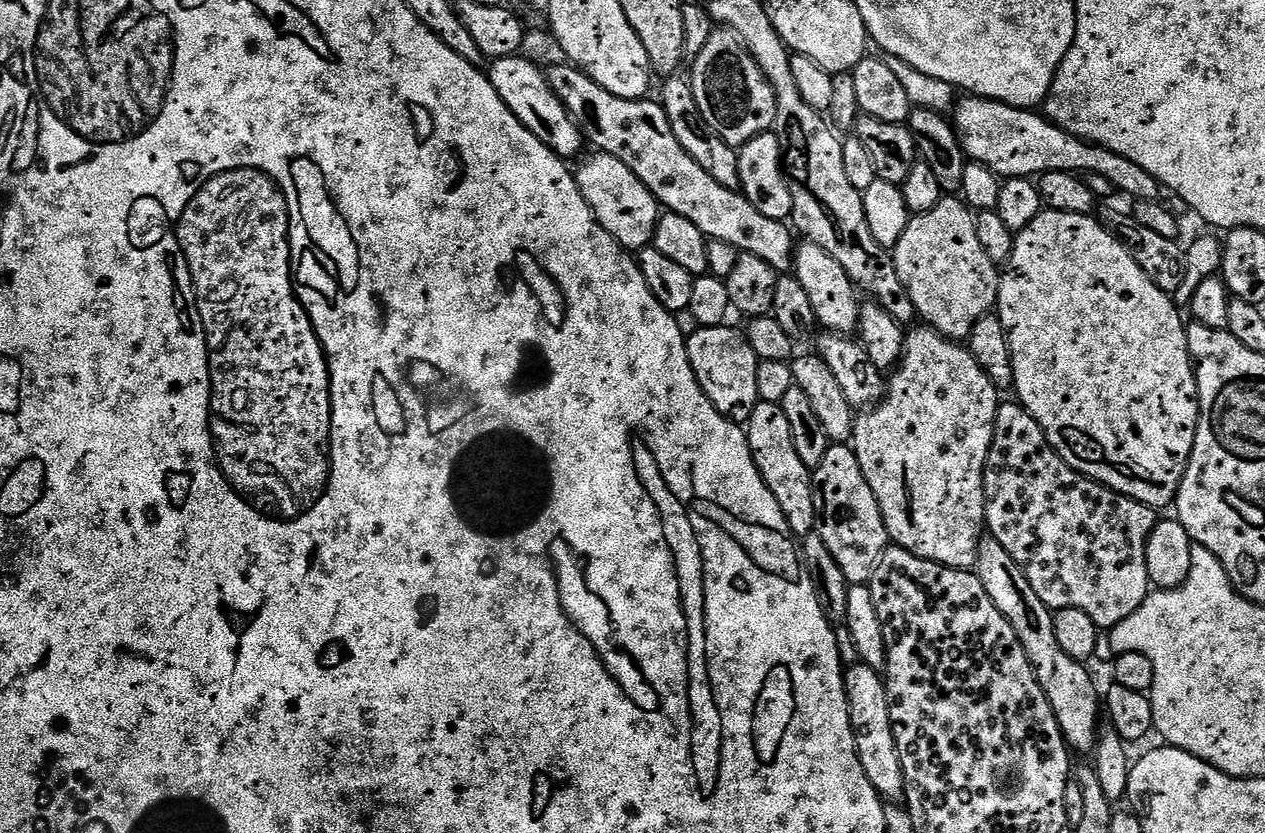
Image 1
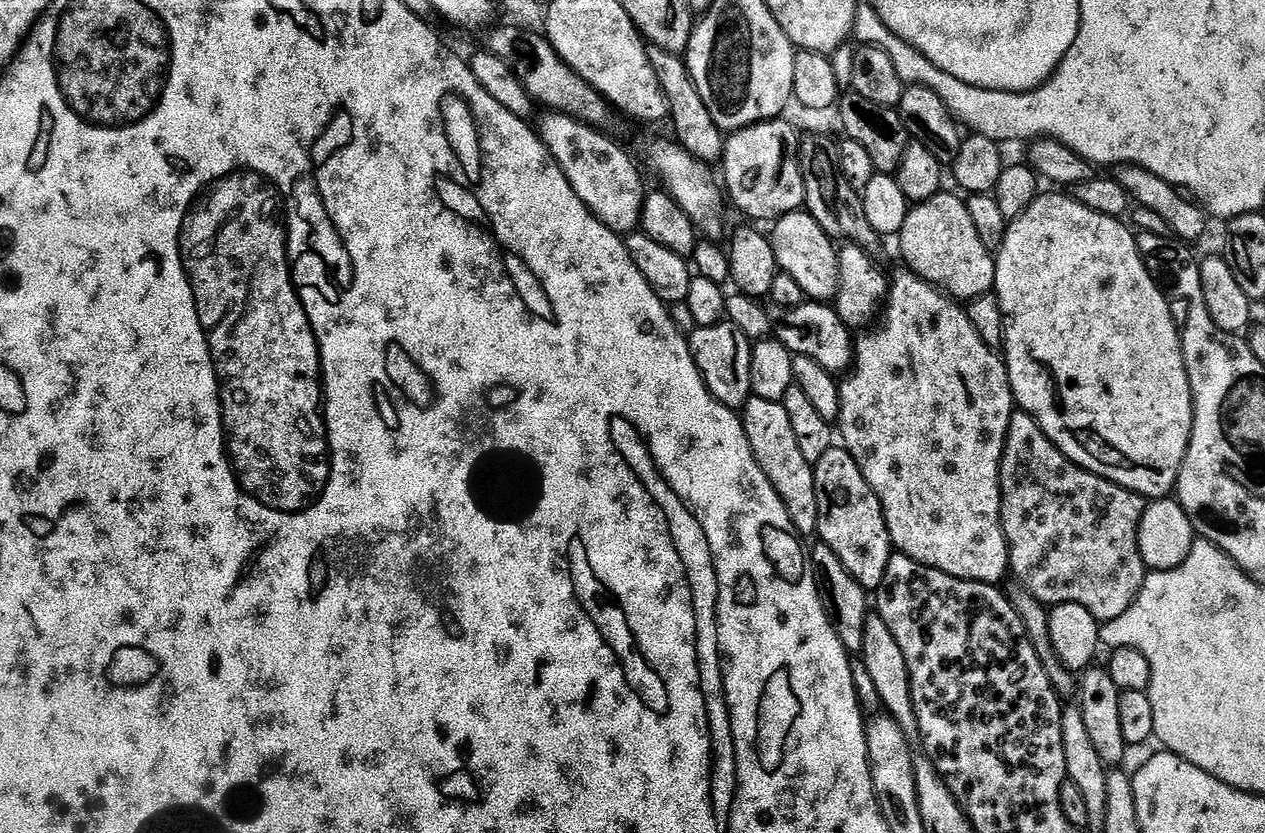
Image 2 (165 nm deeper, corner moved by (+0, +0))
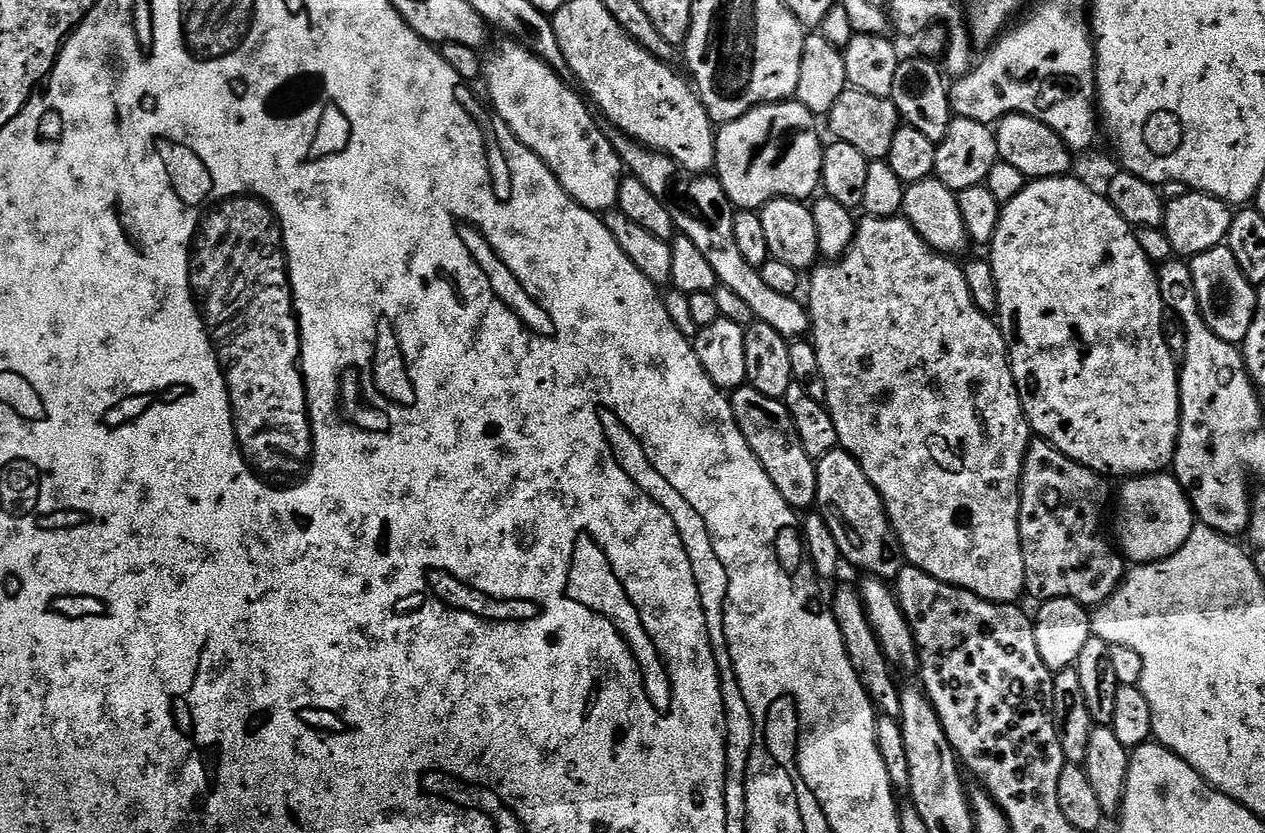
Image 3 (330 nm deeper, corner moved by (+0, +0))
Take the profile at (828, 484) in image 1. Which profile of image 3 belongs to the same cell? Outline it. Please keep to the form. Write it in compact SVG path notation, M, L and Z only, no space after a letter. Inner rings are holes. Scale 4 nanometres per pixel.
M837 450L816 461L816 477L815 507L826 526L830 526L830 534L834 534L834 542L838 542L841 557L868 576L876 576L885 582L895 581L906 566L904 549L888 521L883 498L870 478L866 478L860 463L849 452Z

